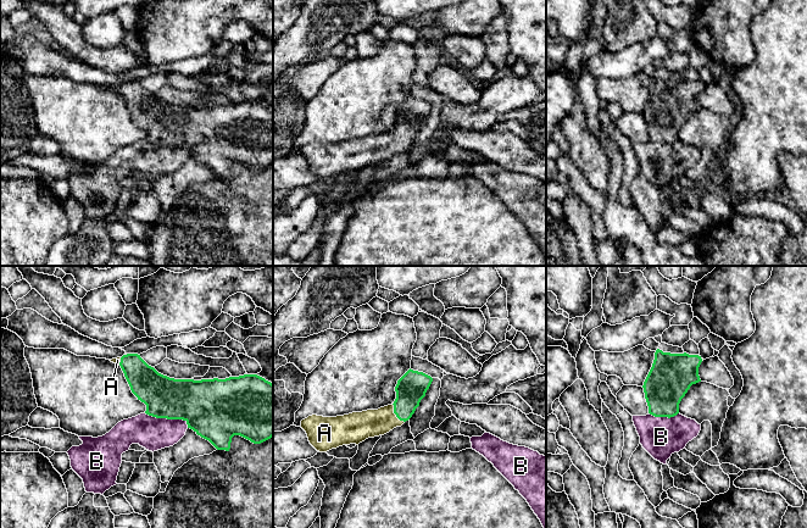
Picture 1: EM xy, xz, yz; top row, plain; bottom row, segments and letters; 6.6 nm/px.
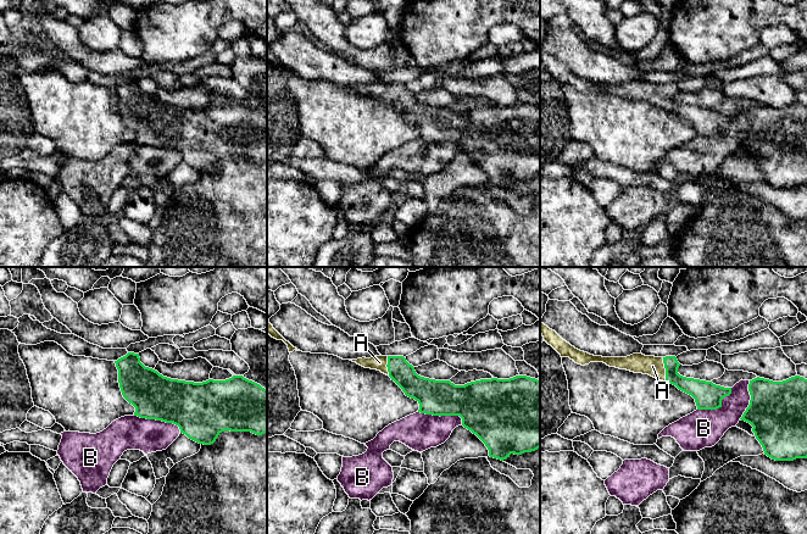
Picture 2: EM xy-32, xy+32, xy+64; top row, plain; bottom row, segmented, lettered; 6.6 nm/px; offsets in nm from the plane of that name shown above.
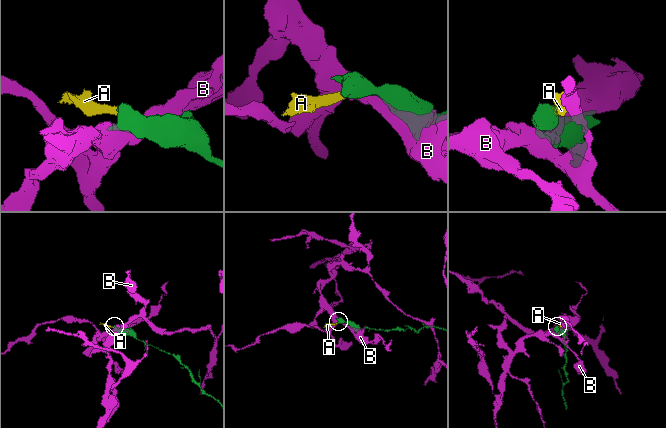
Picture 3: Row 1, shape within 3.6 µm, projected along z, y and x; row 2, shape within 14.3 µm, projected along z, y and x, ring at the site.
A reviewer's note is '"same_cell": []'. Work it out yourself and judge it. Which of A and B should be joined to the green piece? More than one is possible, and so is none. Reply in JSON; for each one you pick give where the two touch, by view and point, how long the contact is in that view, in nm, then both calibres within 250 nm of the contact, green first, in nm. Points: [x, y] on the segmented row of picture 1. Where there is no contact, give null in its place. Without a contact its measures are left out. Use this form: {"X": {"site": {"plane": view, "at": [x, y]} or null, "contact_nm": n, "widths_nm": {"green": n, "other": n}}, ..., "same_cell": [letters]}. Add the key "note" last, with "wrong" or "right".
{"A": {"site": {"plane": "xz", "at": [394, 412]}, "contact_nm": 150, "widths_nm": {"green": 200, "other": 190}}, "same_cell": ["A"], "note": "wrong"}

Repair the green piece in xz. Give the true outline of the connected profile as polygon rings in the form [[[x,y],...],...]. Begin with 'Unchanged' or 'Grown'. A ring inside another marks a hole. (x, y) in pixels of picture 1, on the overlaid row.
Grown. [[[410,368],[397,380],[396,399],[391,405],[336,417],[312,415],[301,421],[301,428],[306,432],[310,444],[319,452],[343,445],[358,445],[408,421],[432,382],[430,376]]]

